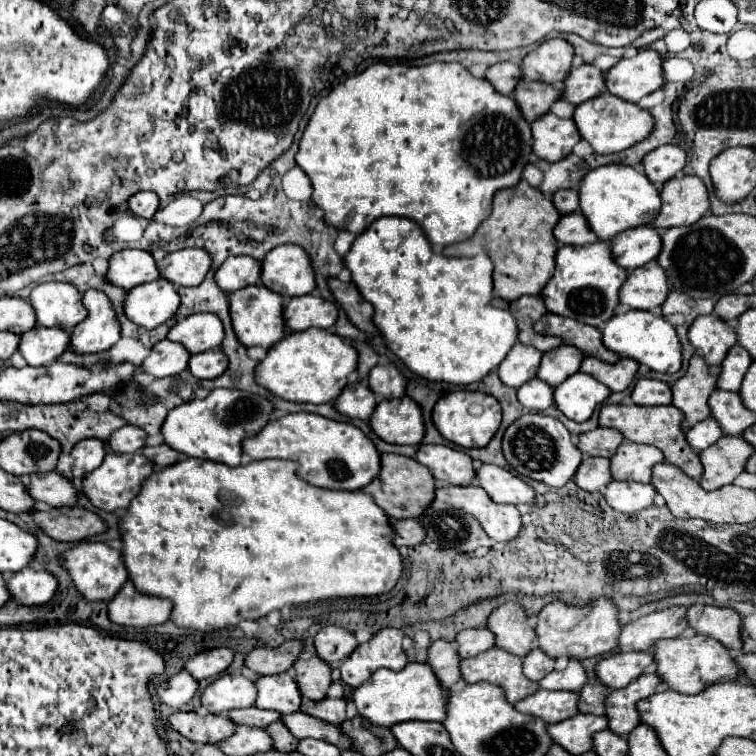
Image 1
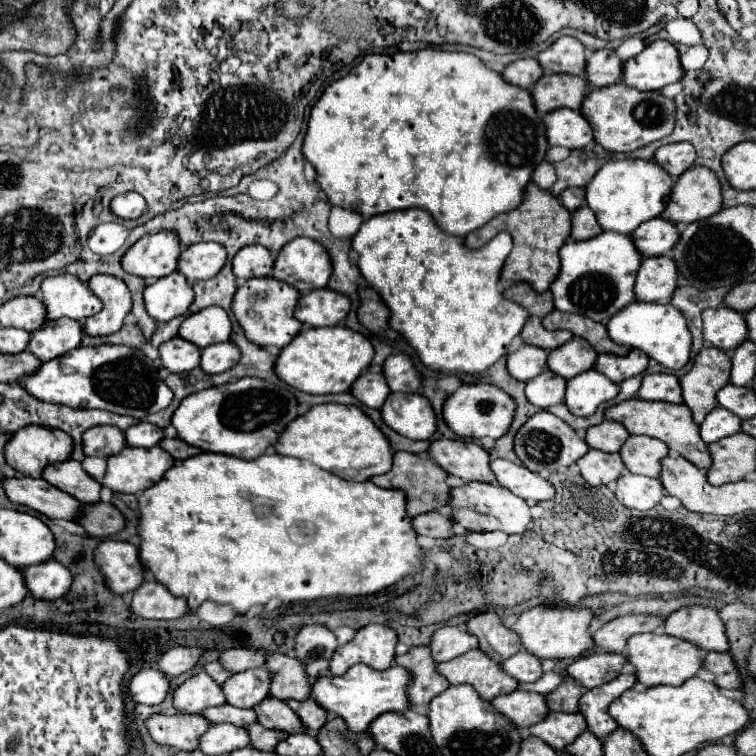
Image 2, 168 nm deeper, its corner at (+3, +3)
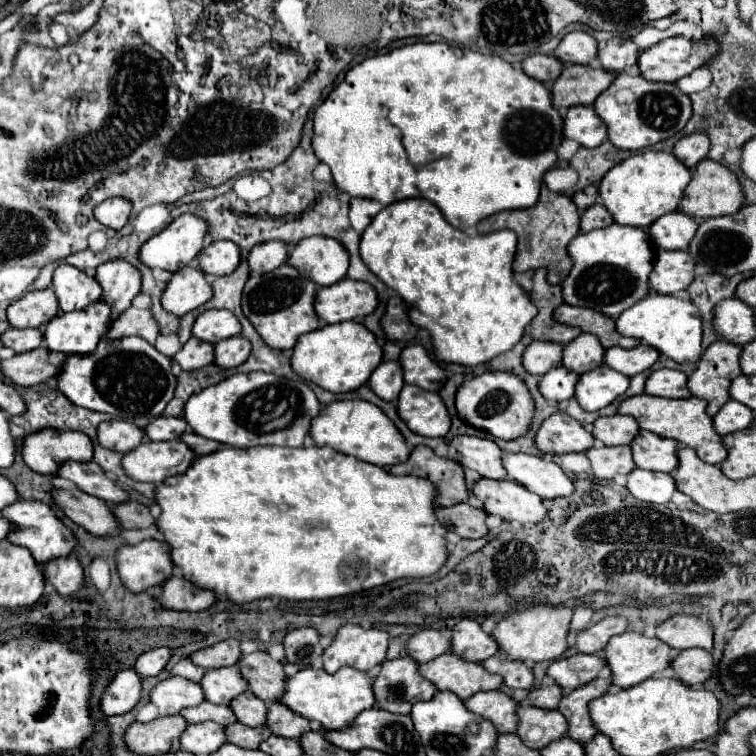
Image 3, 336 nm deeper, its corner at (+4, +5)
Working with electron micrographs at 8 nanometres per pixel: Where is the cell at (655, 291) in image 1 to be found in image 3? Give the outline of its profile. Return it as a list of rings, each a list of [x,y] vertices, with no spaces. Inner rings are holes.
[[[657,250],[653,272],[649,276],[651,290],[659,294],[675,294],[685,290],[695,278],[695,260],[687,250]]]

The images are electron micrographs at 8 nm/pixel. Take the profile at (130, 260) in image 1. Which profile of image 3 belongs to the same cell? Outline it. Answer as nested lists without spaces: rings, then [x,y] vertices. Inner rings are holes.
[[[181,214],[163,232],[141,246],[141,260],[149,268],[175,272],[187,266],[203,250],[207,222],[195,214]]]

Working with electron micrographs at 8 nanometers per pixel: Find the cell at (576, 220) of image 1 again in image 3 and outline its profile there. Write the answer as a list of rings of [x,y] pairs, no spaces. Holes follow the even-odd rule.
[[[593,204],[591,208],[587,208],[581,216],[581,232],[591,232],[595,228],[605,228],[611,226],[613,218],[609,214],[609,210],[603,204]]]

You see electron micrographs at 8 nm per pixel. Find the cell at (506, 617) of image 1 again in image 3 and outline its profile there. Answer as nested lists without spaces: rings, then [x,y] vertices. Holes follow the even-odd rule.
[[[461,618],[451,630],[451,652],[467,662],[481,662],[499,652],[495,640],[471,618]]]

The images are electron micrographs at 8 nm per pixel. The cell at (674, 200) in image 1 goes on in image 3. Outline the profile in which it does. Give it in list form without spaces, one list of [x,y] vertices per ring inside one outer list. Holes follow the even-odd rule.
[[[707,158],[707,160],[701,160],[691,172],[693,172],[693,178],[691,178],[689,186],[685,188],[683,200],[679,204],[679,210],[683,210],[685,214],[693,214],[697,220],[703,220],[703,218],[735,214],[745,204],[745,196],[743,196],[739,178],[735,176],[733,170],[729,170],[721,162]]]

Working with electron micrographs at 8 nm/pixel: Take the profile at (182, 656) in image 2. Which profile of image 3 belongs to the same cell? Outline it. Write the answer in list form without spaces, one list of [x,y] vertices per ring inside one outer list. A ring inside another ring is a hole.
[[[155,648],[155,650],[149,650],[145,654],[141,654],[135,662],[135,672],[141,674],[143,678],[147,676],[157,676],[165,664],[169,662],[171,658],[171,650],[169,648]]]

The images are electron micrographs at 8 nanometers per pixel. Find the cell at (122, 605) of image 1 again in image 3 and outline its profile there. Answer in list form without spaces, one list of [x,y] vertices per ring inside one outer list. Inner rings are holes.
[[[171,576],[165,584],[161,584],[159,604],[169,610],[185,610],[185,612],[199,612],[207,610],[217,596],[211,590],[199,590],[195,584],[187,582],[181,576]]]

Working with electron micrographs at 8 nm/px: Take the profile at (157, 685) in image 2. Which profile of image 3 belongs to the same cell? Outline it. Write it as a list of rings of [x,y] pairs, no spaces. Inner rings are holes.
[[[121,670],[105,688],[99,710],[105,718],[129,712],[141,698],[141,676],[135,670]]]

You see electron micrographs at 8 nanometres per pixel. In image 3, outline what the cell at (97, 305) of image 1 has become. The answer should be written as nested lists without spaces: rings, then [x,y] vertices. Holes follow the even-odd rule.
[[[123,258],[101,264],[95,278],[103,288],[101,300],[113,306],[113,318],[119,318],[141,290],[141,272]]]

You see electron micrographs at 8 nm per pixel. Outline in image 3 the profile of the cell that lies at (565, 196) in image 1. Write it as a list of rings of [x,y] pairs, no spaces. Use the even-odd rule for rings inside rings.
[[[593,184],[593,186],[587,186],[587,188],[579,190],[579,192],[575,192],[573,194],[573,202],[583,212],[583,210],[587,210],[589,206],[593,206],[597,202],[597,196],[599,196],[599,188]]]

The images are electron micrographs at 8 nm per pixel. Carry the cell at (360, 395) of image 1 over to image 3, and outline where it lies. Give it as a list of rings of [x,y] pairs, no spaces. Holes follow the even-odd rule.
[[[387,360],[377,366],[373,376],[369,378],[369,386],[383,400],[395,400],[399,390],[403,388],[403,368],[399,360]]]

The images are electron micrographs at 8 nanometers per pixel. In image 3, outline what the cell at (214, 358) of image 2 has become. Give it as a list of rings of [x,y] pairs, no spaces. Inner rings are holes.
[[[241,334],[215,344],[215,364],[221,368],[241,366],[249,358],[249,354],[251,354],[251,342]]]

